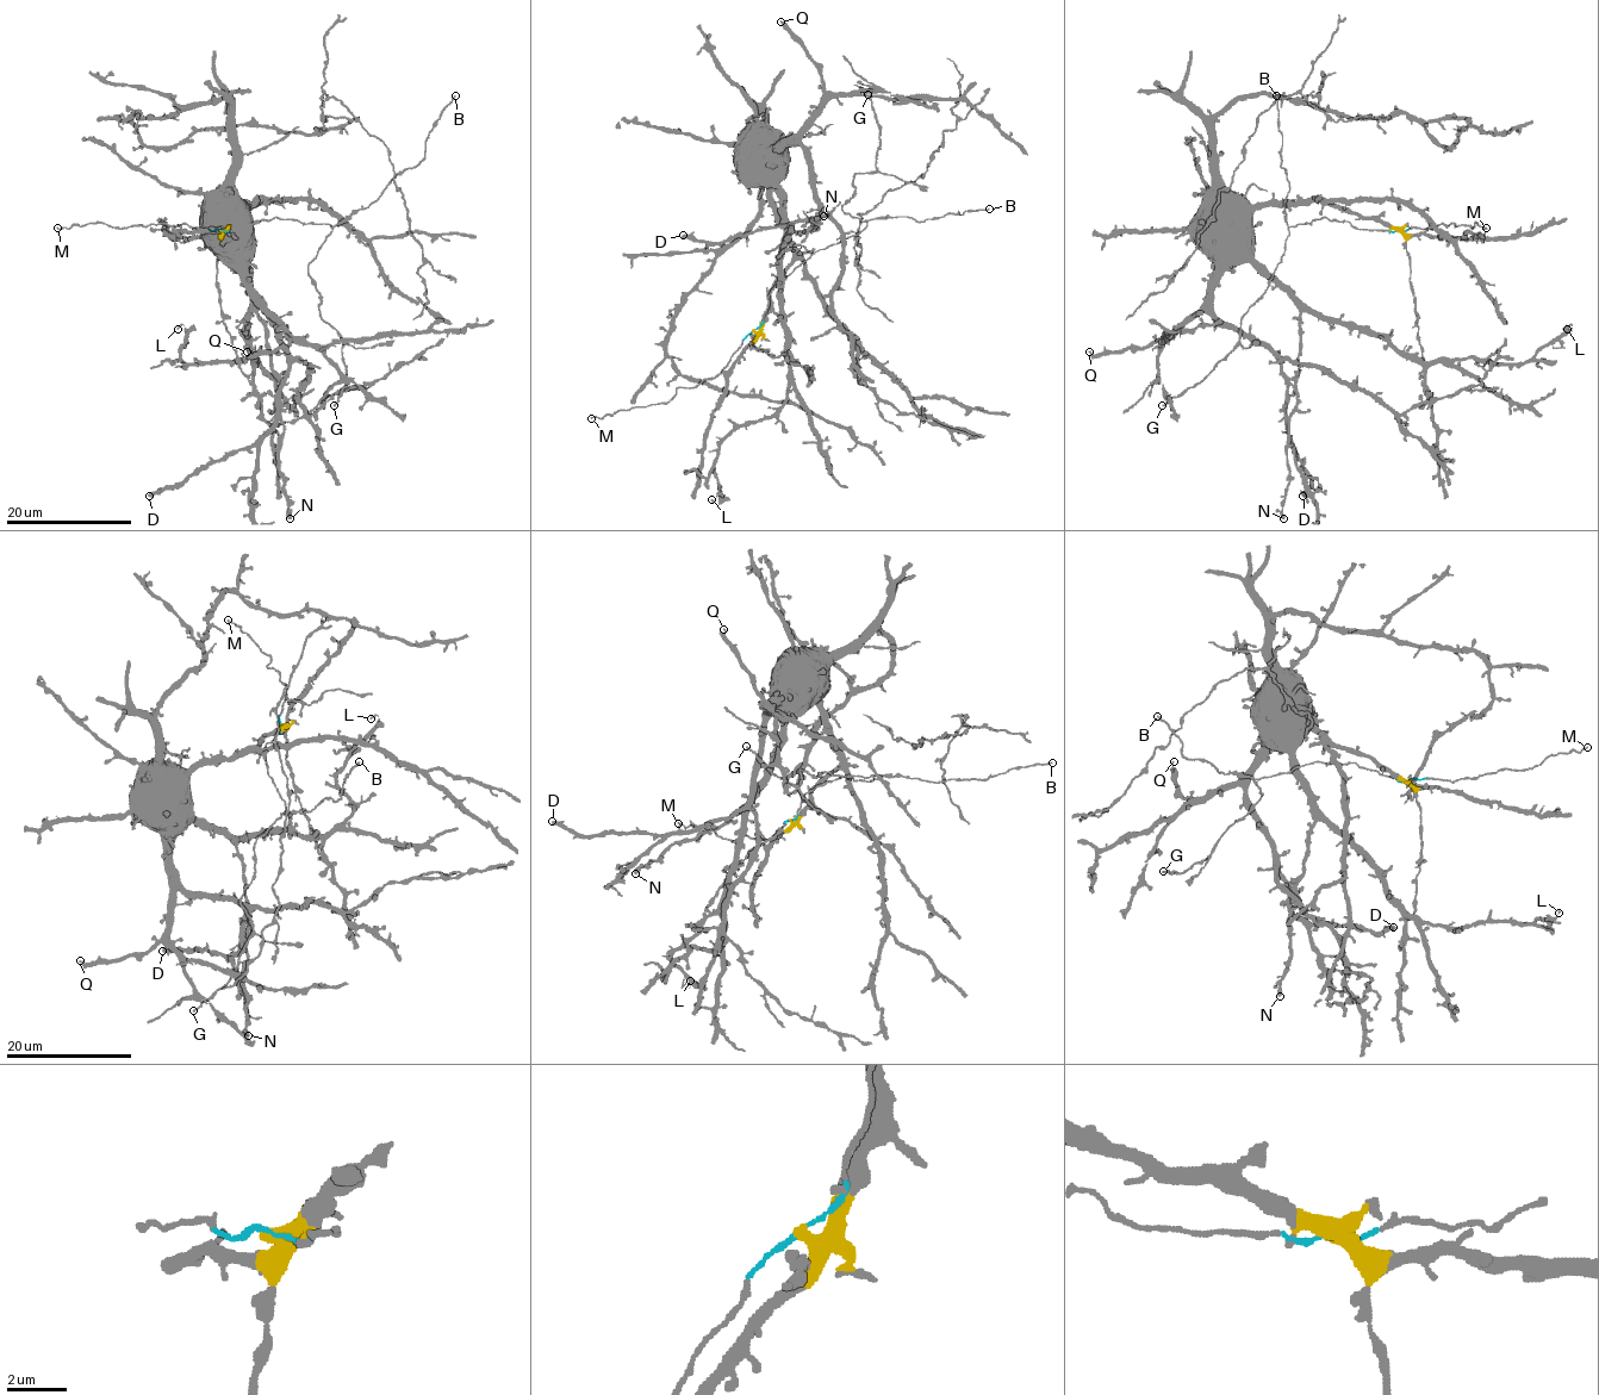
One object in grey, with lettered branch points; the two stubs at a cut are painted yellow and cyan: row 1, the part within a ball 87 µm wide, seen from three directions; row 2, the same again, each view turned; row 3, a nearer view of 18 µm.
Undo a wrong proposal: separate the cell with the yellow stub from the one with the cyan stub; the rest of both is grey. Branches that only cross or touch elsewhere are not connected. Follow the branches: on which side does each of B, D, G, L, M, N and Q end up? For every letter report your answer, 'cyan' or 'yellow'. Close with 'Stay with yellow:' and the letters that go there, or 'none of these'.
B: cyan
D: yellow
G: cyan
L: yellow
M: cyan
N: yellow
Q: yellow
Stay with yellow: D, L, N, Q

